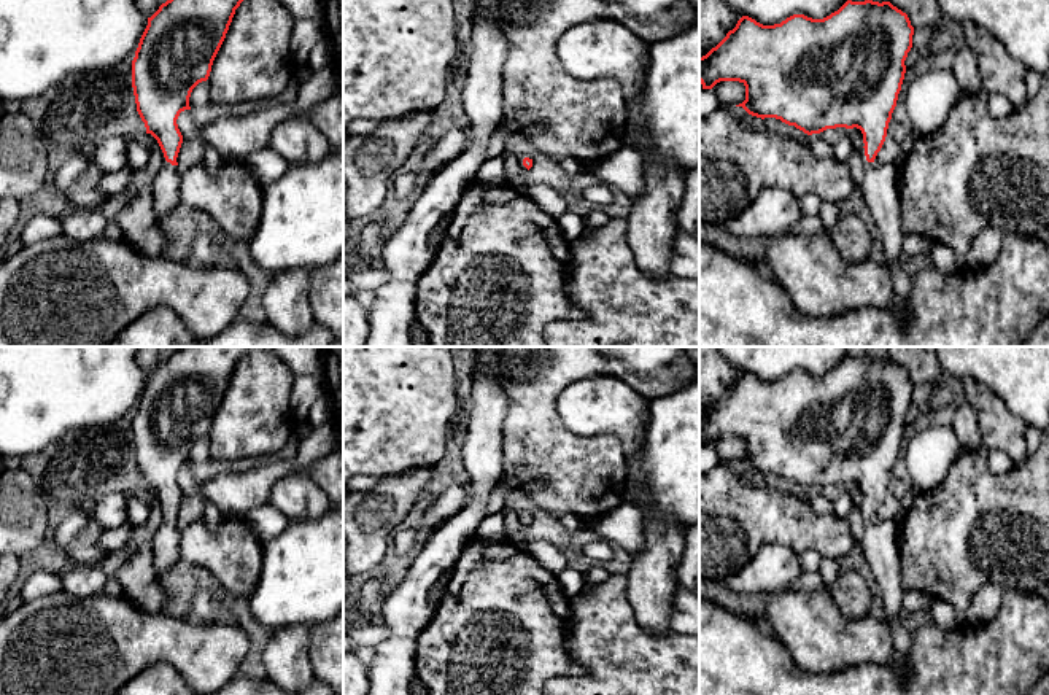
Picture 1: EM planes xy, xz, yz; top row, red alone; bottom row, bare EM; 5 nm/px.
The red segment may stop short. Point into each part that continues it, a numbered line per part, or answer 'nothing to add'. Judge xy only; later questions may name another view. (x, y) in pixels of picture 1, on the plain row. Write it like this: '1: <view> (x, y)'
1: xy (166, 547)

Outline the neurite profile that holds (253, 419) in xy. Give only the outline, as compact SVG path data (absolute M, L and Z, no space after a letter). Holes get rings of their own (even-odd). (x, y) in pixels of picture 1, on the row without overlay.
M250 347L235 366L208 433L210 458L234 461L278 453L294 434L289 398L294 374L273 348Z

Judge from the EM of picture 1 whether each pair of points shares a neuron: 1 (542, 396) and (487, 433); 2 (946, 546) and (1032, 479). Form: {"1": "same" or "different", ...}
{"1": "different", "2": "same"}

